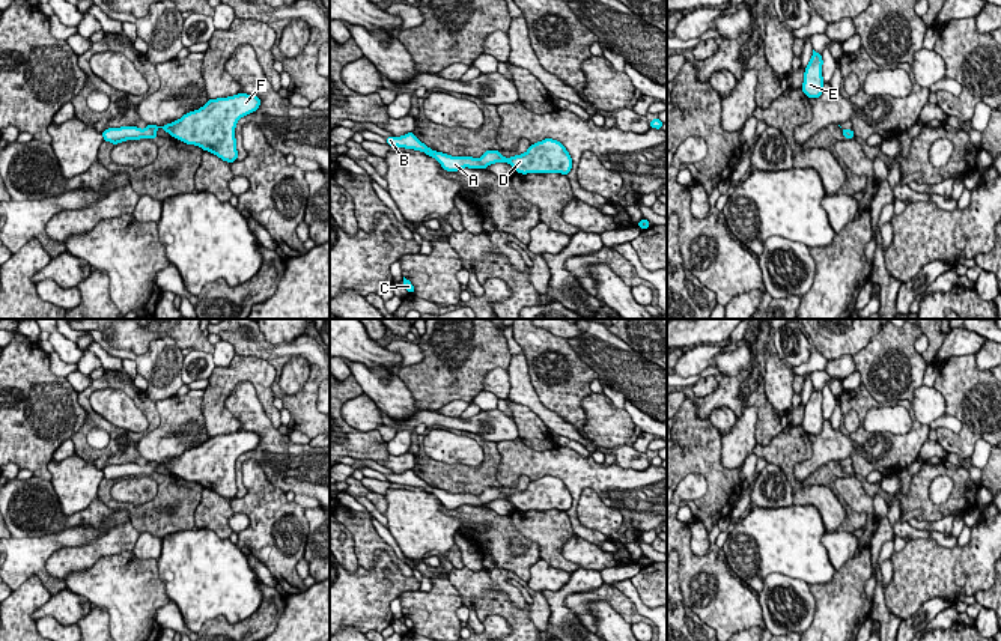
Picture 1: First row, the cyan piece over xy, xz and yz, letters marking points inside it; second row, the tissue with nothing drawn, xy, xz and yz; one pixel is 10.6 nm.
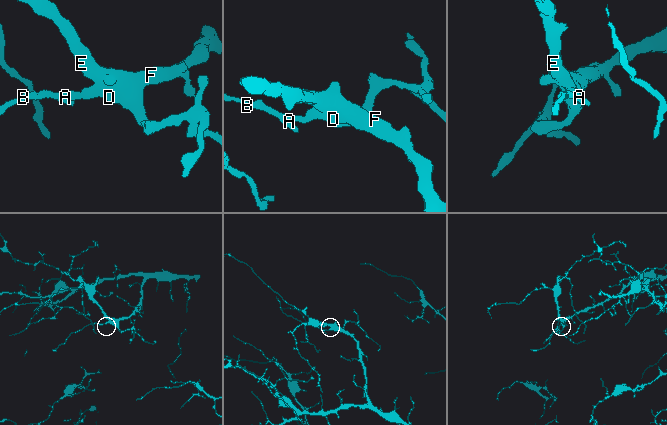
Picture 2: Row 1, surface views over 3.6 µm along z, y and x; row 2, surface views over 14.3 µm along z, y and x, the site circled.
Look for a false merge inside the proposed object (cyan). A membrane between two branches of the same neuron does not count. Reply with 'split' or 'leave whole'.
leave whole

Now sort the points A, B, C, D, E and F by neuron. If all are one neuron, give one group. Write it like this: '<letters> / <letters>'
A B C D E F

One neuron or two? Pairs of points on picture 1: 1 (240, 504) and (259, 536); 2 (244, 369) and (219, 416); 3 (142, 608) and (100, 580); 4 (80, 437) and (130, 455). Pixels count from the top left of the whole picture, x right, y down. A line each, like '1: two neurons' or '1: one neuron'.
1: one neuron
2: one neuron
3: one neuron
4: one neuron

